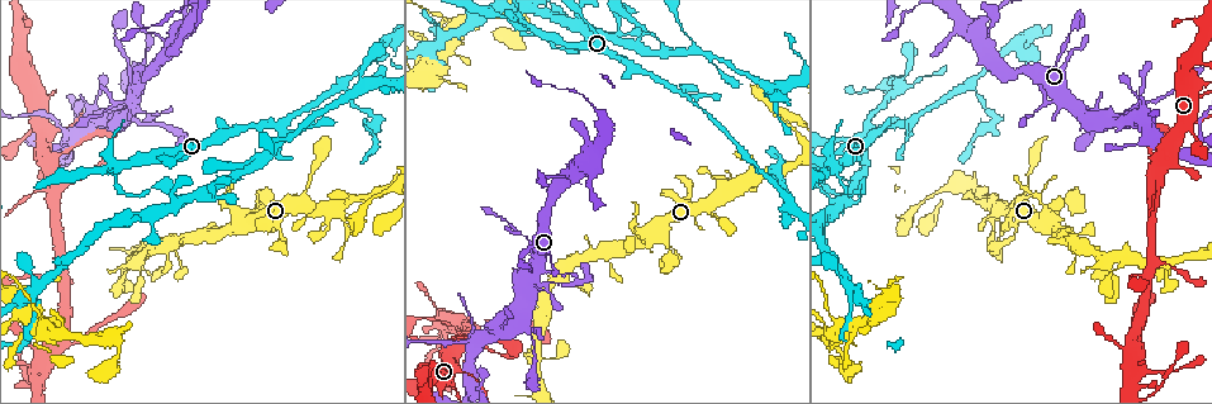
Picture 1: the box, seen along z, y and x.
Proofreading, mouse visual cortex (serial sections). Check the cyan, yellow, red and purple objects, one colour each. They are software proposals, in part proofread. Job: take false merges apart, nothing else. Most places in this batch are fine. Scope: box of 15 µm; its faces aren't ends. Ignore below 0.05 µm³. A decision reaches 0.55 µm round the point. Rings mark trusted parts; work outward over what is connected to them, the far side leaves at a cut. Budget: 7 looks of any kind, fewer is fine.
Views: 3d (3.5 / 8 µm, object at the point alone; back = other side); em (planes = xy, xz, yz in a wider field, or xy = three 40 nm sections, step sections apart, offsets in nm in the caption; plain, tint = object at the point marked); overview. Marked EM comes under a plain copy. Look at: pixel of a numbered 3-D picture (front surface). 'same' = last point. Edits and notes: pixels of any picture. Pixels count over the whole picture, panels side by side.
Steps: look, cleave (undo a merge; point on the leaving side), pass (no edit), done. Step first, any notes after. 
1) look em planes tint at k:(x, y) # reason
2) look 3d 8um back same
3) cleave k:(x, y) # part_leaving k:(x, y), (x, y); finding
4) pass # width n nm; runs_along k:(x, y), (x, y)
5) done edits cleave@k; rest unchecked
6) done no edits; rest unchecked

look 3d 8um at 1:(131, 195) # a narrow waist

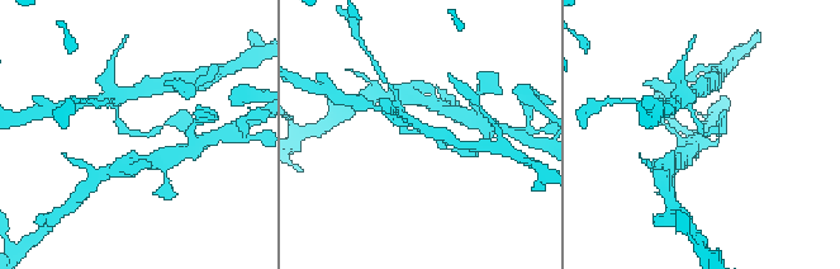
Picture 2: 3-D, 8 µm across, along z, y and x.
look 3d 3.5um at 2:(137, 130) # zoom in

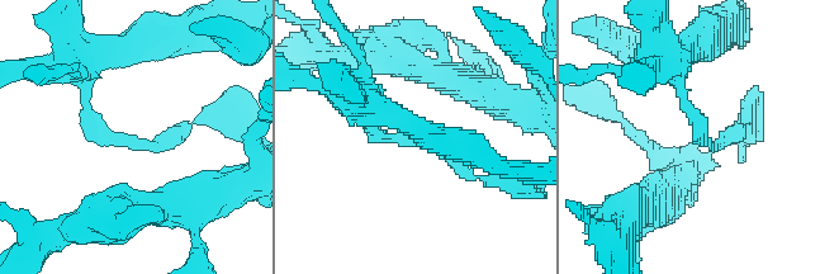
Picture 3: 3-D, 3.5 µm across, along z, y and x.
look em xy step 2 tint at 3:(133, 139) # arm_widths 150, 200 nm; now the EM

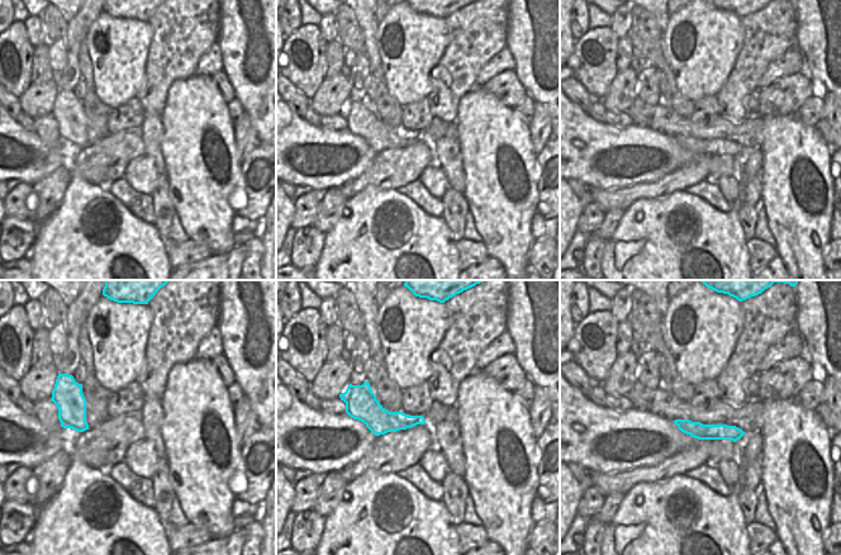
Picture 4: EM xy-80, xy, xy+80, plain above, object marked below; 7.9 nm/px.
pass # runs_along 3:(369, 116), (482, 180); one cell here

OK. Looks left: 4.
look 3d 3.5um at 1:(691, 52) # thin arm on a thick one

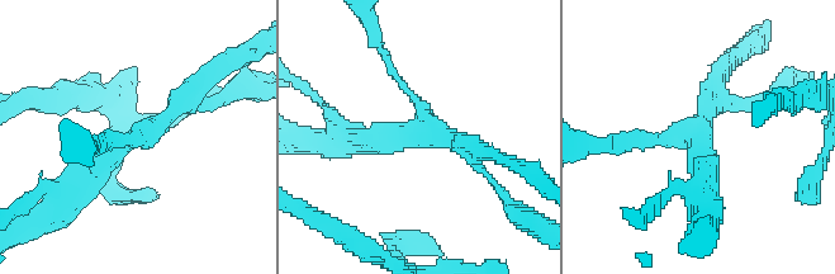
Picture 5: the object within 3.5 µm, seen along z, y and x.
look em xy step 1 tint at 5:(700, 140) # arms 3; arm_widths 100, 250, 350 nm

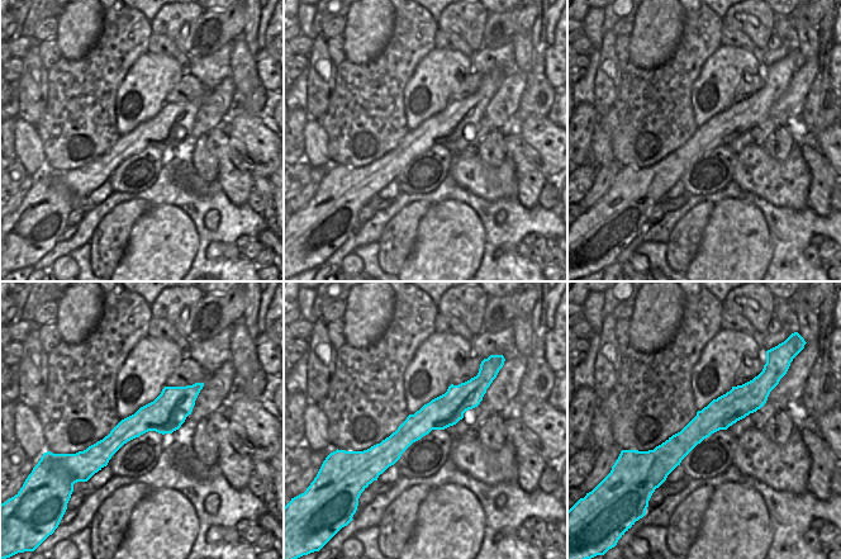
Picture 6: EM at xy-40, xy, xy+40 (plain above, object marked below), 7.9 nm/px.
pass # width 260 nm; runs_along 5:(66, 201), (121, 146), (195, 91); all the same cell

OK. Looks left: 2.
look 3d 3.5um at 1:(50, 128)

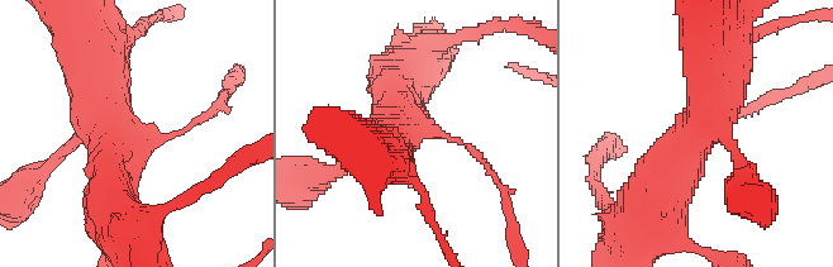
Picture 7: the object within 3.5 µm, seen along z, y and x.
look em xy step 5 tint at 7:(135, 141) # arms 3; arm_widths 100, 450, 500 nm

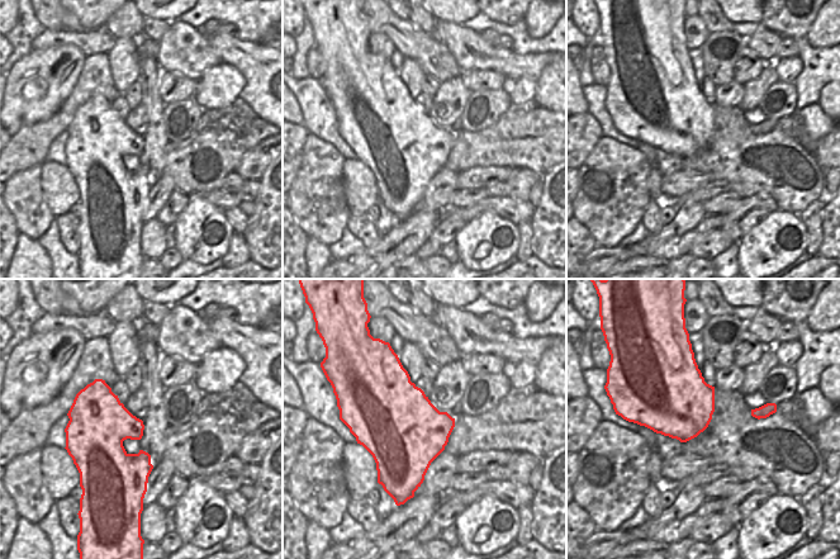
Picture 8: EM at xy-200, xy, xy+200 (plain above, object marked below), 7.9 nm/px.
pass # runs_along 7:(713, 82), (696, 141), (736, 117); continuous, no second cell

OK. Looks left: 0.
done no edits; rest unchecked

